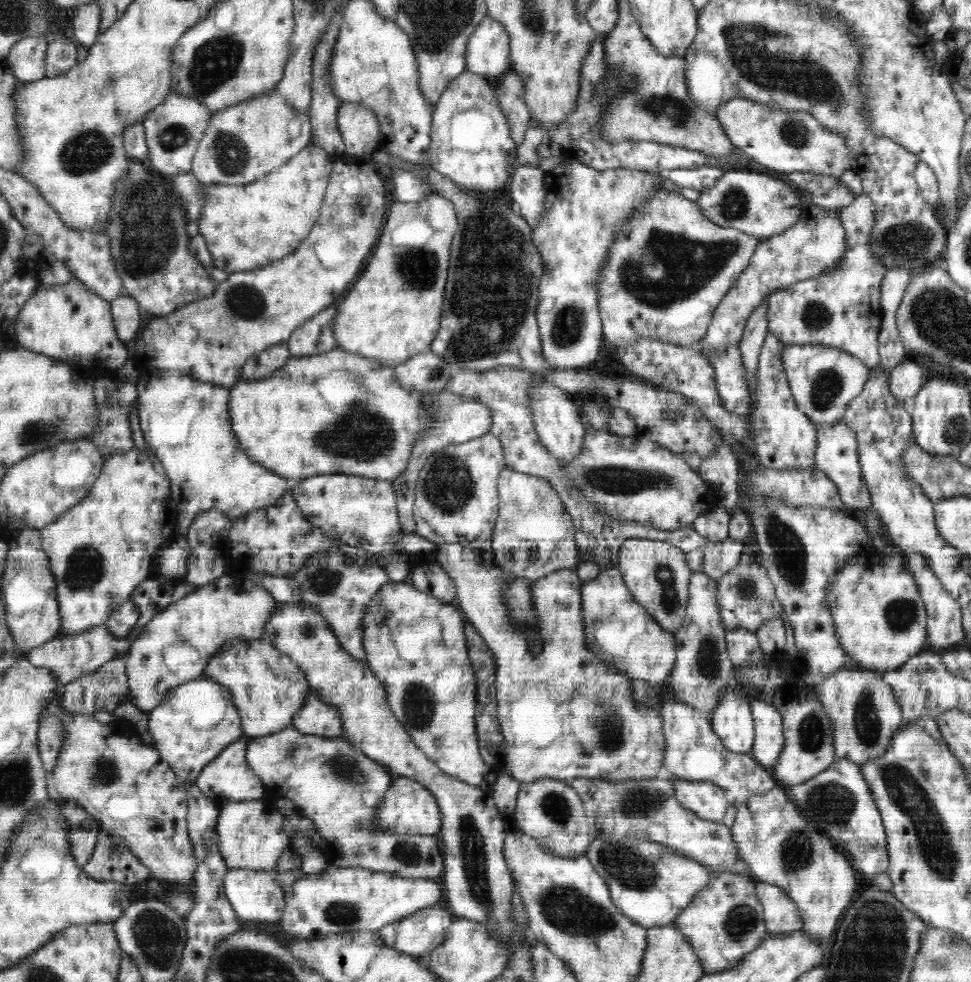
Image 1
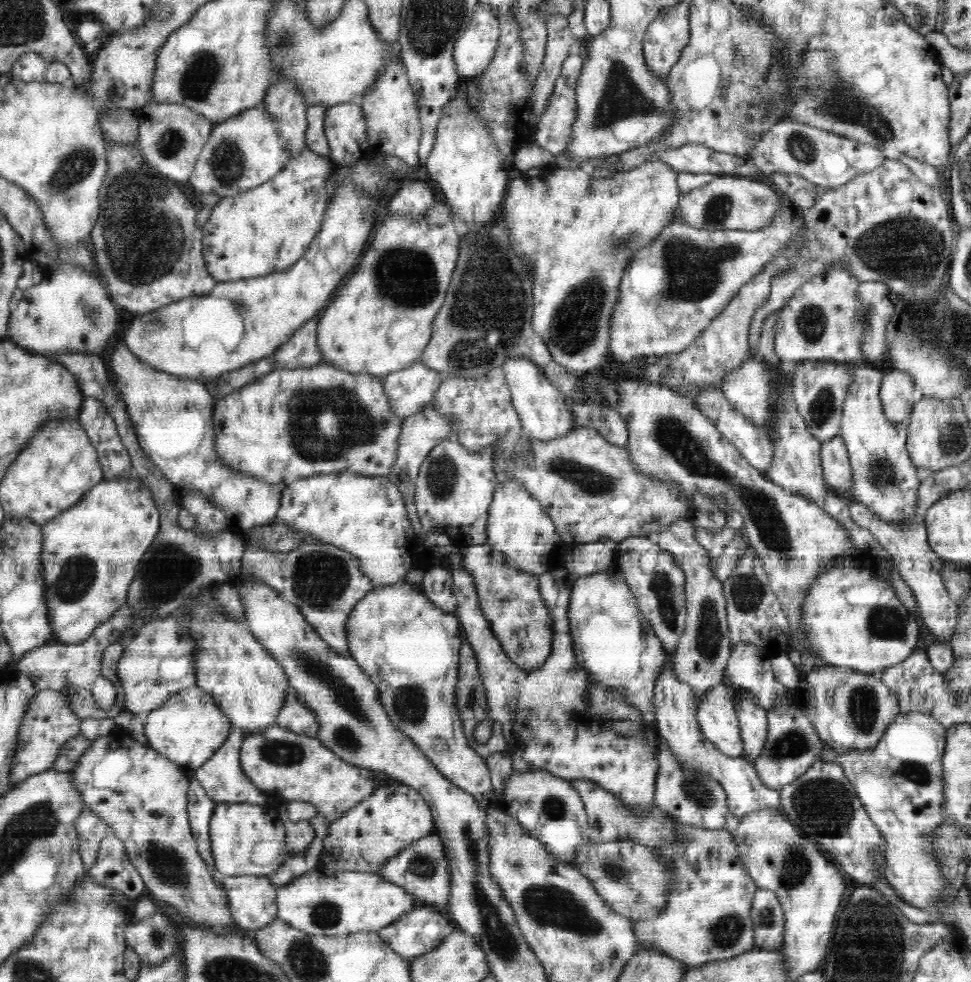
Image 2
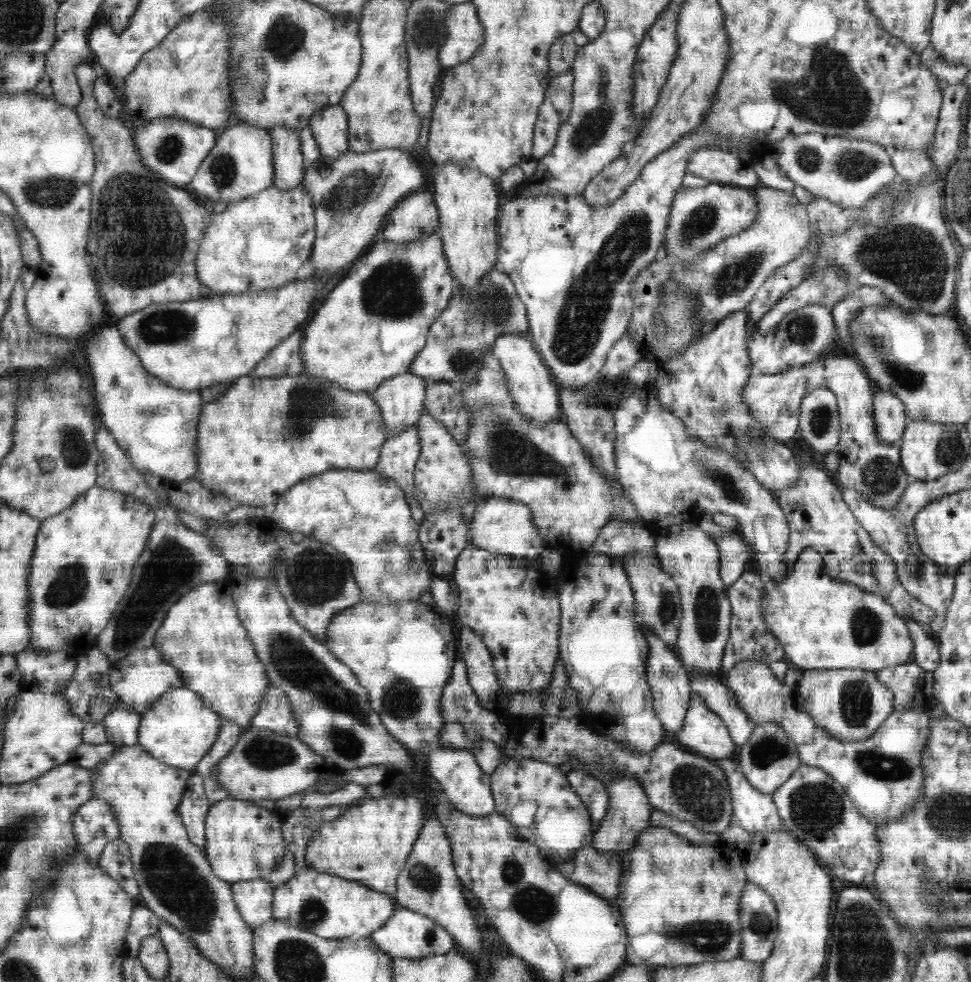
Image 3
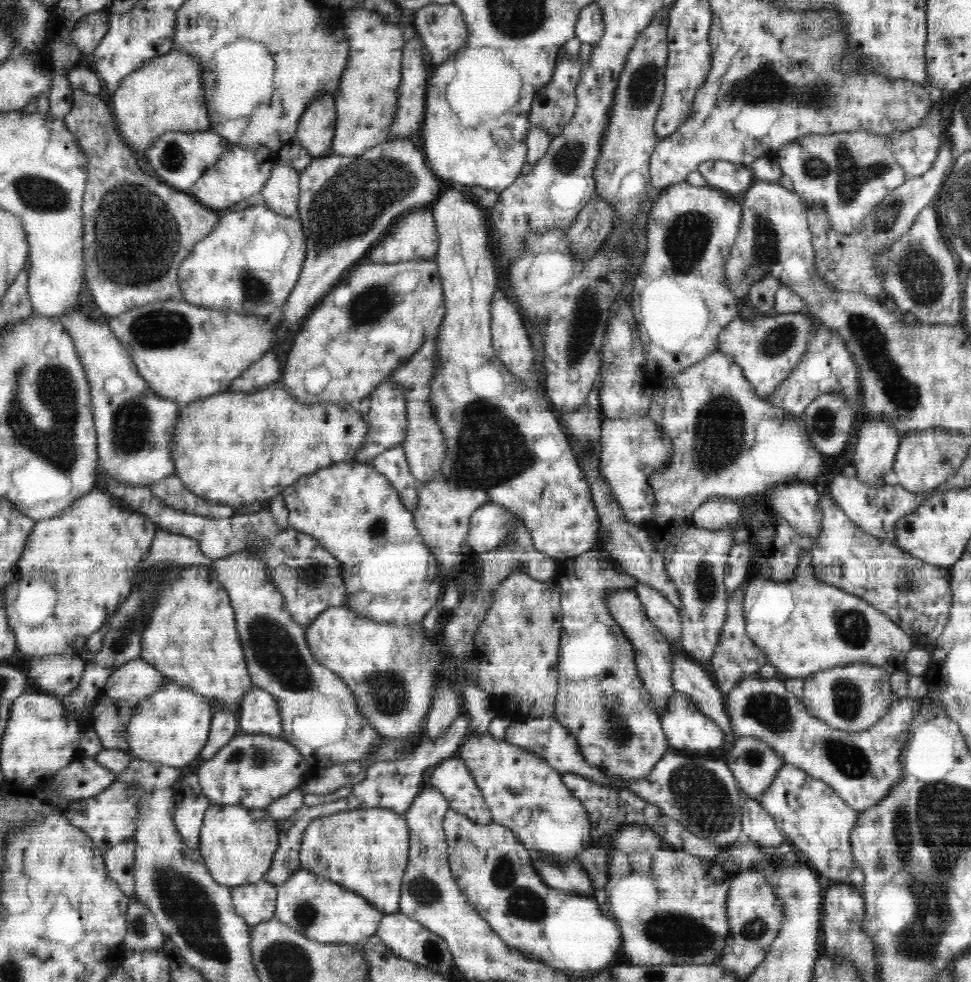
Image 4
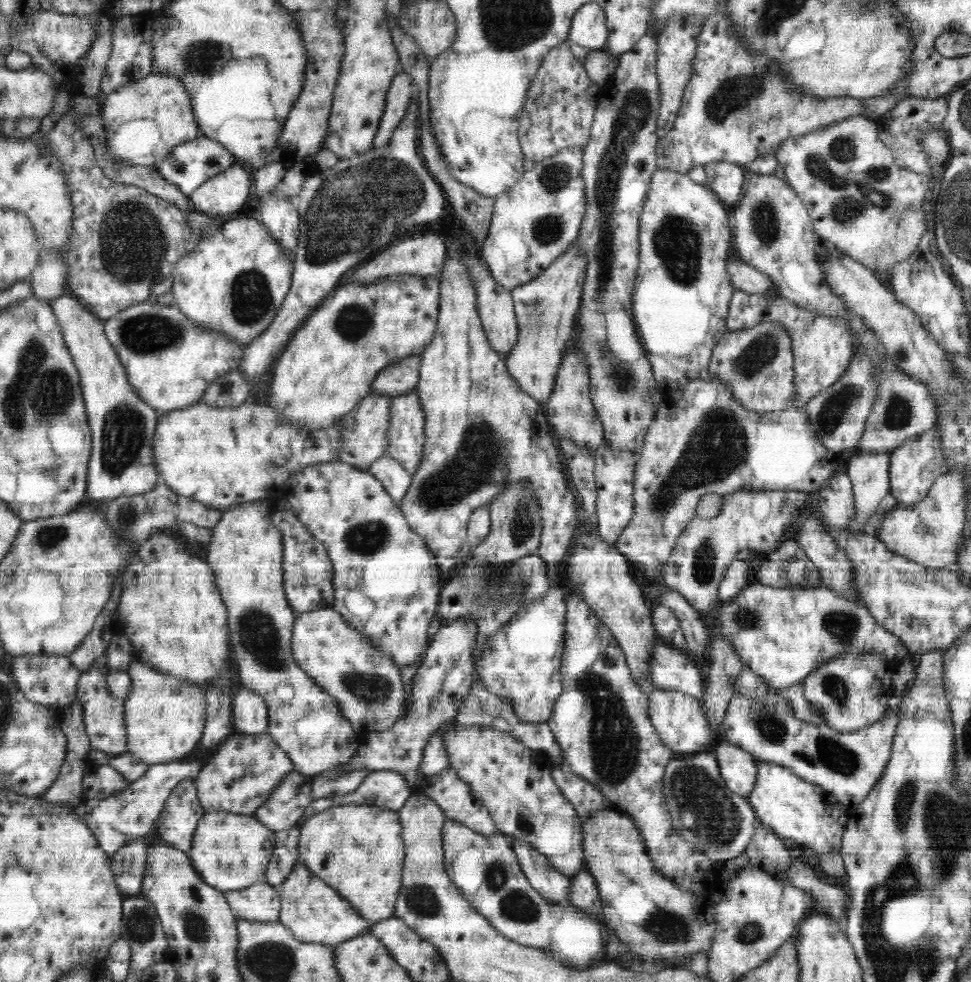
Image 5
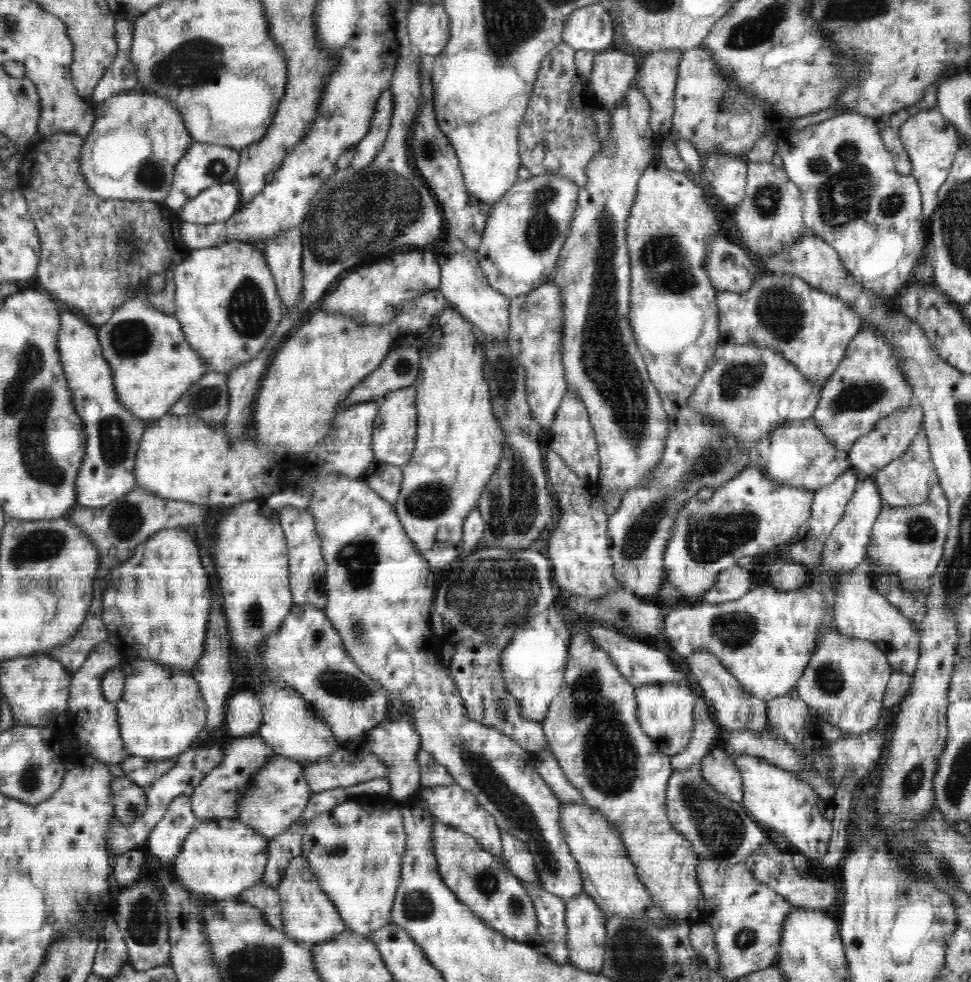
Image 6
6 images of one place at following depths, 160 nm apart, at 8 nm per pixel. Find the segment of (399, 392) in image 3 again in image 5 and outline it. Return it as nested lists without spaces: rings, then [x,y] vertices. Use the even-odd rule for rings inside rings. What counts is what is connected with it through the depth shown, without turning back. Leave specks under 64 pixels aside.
[[[370,393],[360,402],[348,416],[344,416],[338,424],[341,424],[343,434],[342,450],[338,454],[338,461],[354,465],[359,470],[368,470],[378,459],[385,455],[388,444],[388,420],[390,420],[390,408],[392,397]]]

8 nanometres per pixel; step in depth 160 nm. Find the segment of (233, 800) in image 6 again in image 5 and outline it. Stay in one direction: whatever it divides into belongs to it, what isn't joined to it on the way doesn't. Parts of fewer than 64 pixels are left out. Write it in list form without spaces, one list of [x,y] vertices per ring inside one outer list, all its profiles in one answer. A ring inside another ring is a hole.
[[[267,732],[255,735],[234,733],[216,746],[195,780],[200,806],[206,813],[224,810],[252,815],[283,781],[284,775],[292,771],[294,765],[288,753]]]

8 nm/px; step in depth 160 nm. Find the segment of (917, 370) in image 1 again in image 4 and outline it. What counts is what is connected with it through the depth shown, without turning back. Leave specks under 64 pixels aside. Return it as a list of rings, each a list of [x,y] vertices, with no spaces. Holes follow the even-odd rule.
[[[865,419],[856,432],[852,461],[857,479],[872,487],[876,480],[886,477],[893,470],[900,442],[894,427]]]

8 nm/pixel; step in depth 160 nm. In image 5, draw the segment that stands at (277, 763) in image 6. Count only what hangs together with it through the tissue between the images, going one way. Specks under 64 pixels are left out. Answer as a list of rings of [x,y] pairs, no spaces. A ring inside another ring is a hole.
[[[299,772],[285,774],[270,796],[255,810],[256,820],[270,830],[292,828],[304,816],[306,807],[313,801],[308,778]]]

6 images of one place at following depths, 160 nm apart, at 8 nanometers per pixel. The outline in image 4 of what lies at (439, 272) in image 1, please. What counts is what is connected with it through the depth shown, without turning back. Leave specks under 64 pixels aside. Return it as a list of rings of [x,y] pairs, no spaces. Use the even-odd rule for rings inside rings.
[[[435,259],[356,266],[310,312],[292,342],[280,381],[300,405],[356,404],[372,394],[428,338],[437,336],[444,313]],[[406,268],[416,271],[419,282],[410,292],[396,294],[390,282]]]

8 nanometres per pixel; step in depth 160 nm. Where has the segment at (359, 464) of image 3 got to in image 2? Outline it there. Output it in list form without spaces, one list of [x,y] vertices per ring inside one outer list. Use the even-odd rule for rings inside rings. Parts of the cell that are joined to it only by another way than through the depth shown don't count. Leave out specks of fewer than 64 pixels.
[[[323,361],[294,370],[274,369],[215,401],[216,457],[230,471],[244,473],[266,484],[287,485],[312,475],[342,470],[387,476],[398,458],[398,441],[405,420],[394,417],[392,410],[388,410],[382,380],[382,377],[369,374],[350,374]]]

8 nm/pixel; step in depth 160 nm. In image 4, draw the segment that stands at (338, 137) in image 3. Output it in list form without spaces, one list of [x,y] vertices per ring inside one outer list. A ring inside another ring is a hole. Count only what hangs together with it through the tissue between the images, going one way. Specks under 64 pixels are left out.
[[[318,93],[300,117],[294,141],[313,157],[331,154],[335,136],[336,109],[332,94]]]

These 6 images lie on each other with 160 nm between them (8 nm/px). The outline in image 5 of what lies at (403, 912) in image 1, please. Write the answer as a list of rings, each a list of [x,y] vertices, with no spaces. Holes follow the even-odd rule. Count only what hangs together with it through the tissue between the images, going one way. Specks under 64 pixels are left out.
[[[302,862],[294,865],[292,873],[276,890],[281,899],[278,920],[290,930],[296,941],[336,946],[364,934],[364,931],[369,931],[372,926],[365,918],[360,917],[352,909],[352,905],[340,897],[332,887],[310,874],[306,864]]]

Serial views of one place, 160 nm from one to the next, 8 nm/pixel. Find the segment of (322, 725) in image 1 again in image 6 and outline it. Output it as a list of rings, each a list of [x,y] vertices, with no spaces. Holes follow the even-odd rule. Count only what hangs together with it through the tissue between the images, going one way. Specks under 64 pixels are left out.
[[[244,689],[229,698],[224,722],[232,737],[250,737],[258,733],[264,722],[263,706],[253,690]]]

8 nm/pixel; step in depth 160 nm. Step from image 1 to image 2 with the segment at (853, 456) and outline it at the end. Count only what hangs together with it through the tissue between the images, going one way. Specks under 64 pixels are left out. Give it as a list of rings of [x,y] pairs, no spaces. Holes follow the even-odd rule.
[[[838,436],[826,441],[821,446],[821,466],[824,480],[836,495],[851,500],[849,494],[852,484],[852,467],[844,439]]]

